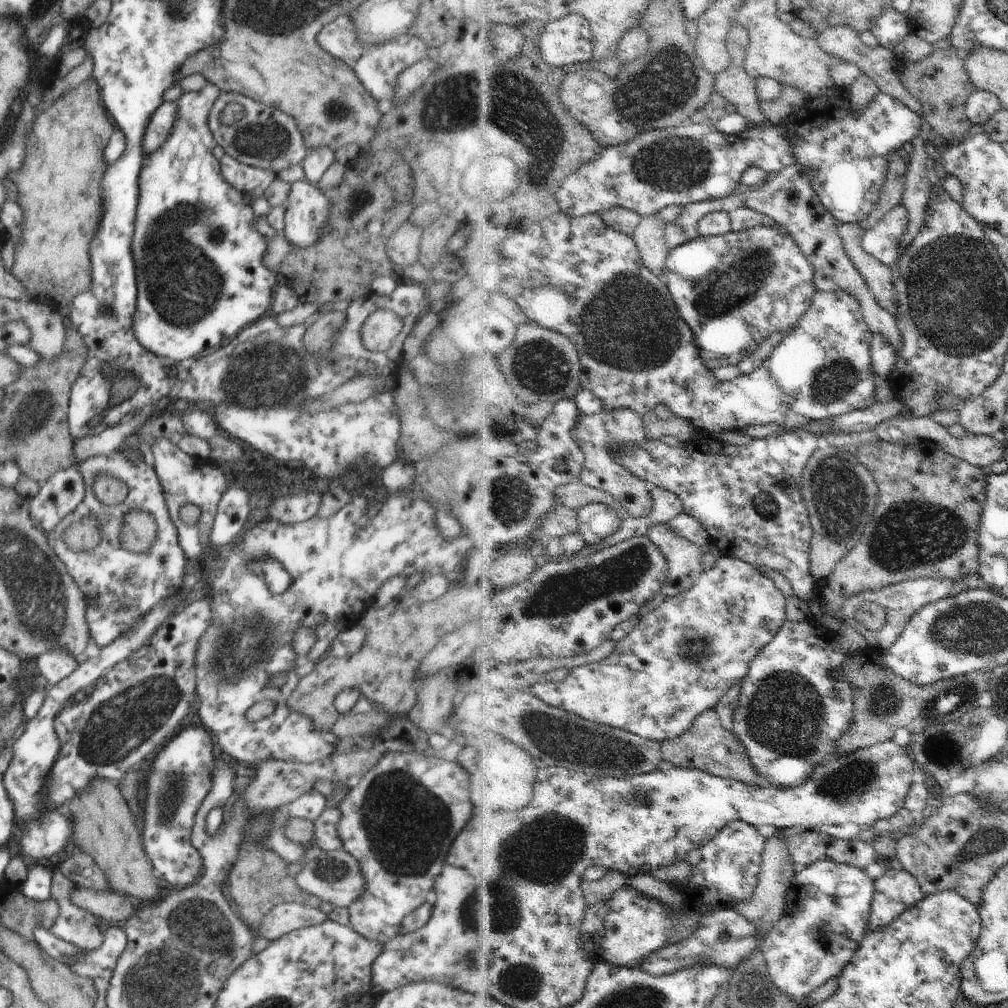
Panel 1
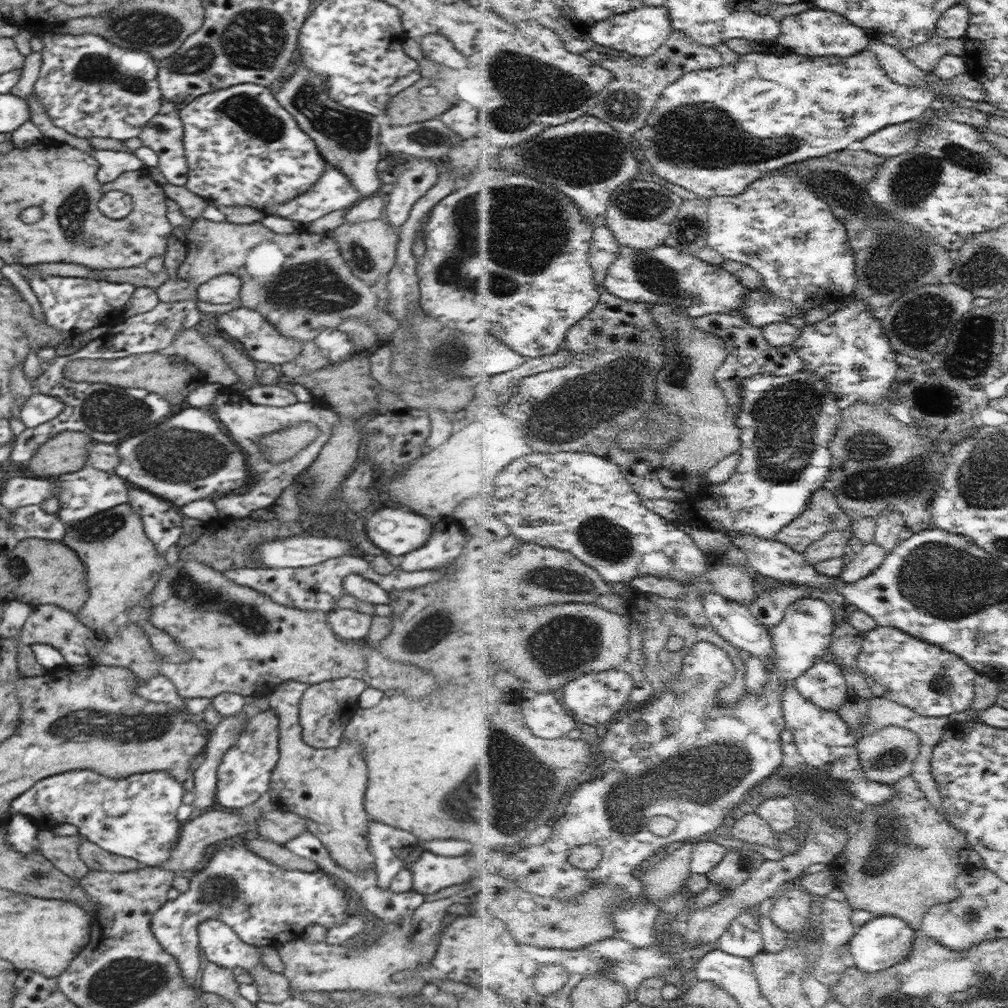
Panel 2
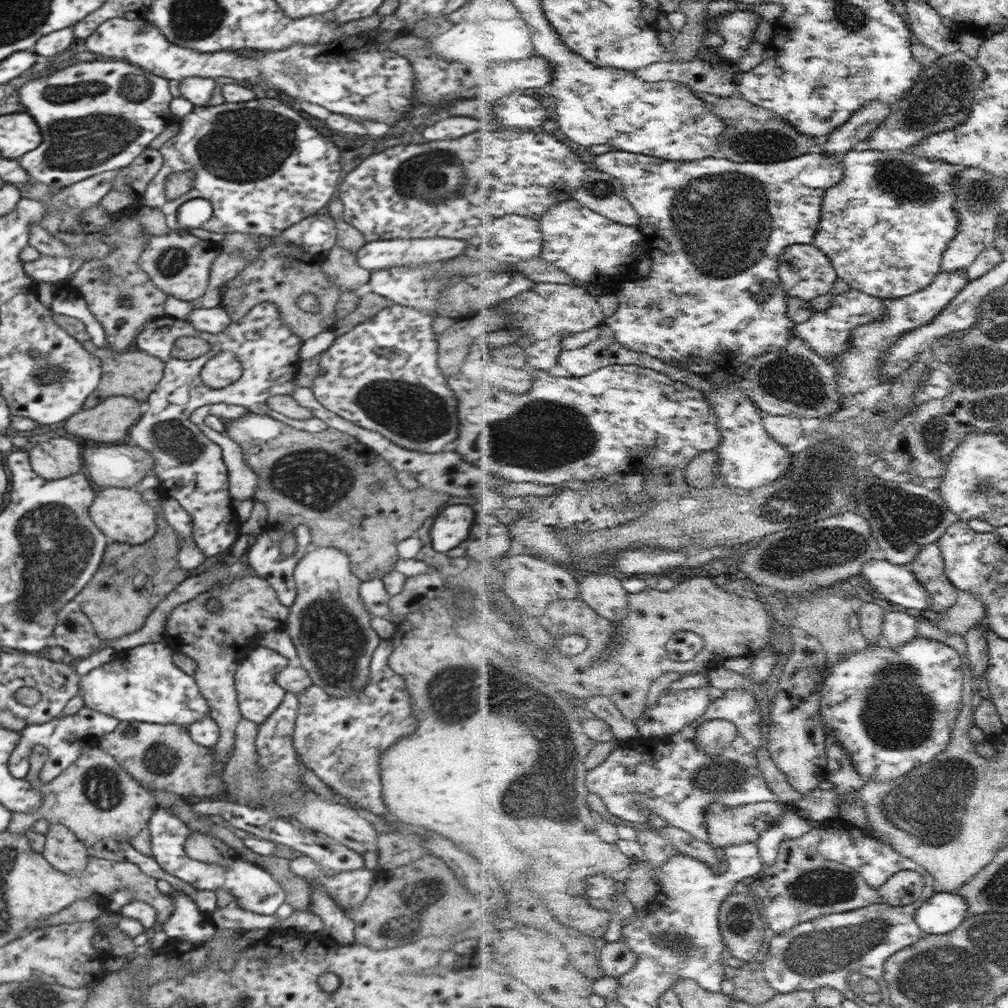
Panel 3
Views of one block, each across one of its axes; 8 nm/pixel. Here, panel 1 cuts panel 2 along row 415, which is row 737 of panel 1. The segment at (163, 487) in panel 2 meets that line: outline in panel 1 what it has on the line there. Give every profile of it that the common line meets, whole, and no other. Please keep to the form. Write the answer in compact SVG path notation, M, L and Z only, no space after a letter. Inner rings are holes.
M188 726L184 728L154 760L152 774L148 778L148 798L144 804L144 816L142 824L144 829L141 832L142 844L152 866L165 885L171 888L186 888L198 879L203 872L203 858L197 848L190 842L191 832L195 823L195 816L198 809L212 784L214 784L214 758L221 751L216 747L214 736L200 726Z

